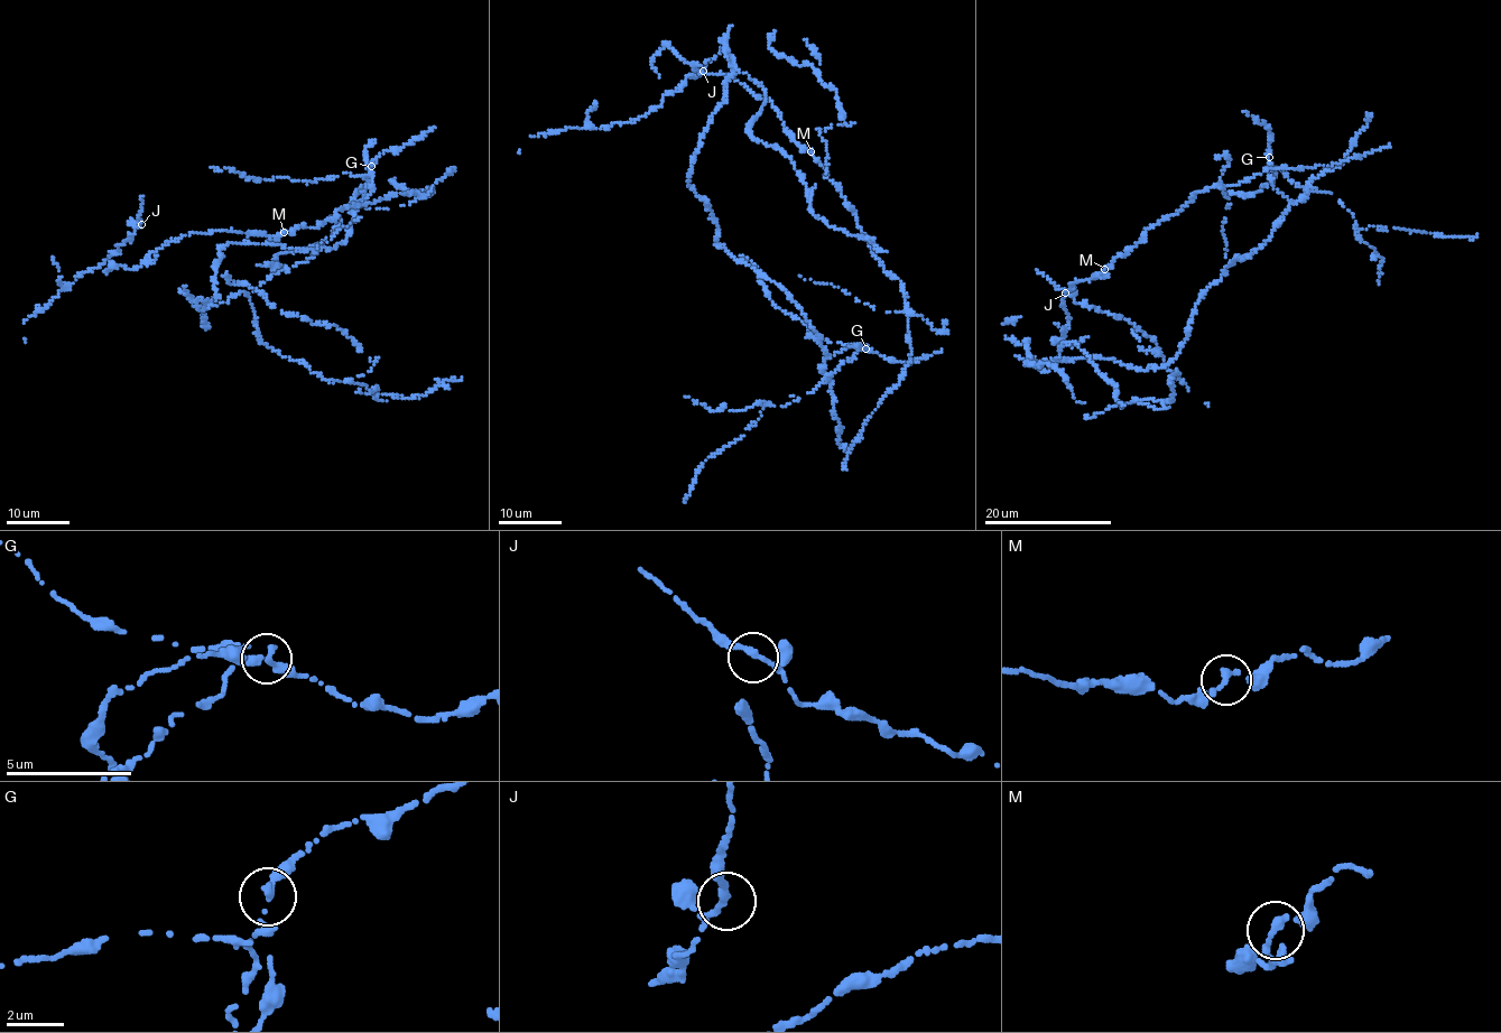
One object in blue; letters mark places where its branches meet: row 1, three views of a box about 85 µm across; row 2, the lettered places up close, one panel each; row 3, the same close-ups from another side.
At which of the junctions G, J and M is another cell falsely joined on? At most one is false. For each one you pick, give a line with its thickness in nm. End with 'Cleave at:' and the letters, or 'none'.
G: 240 nm thick
Cleave at: G

